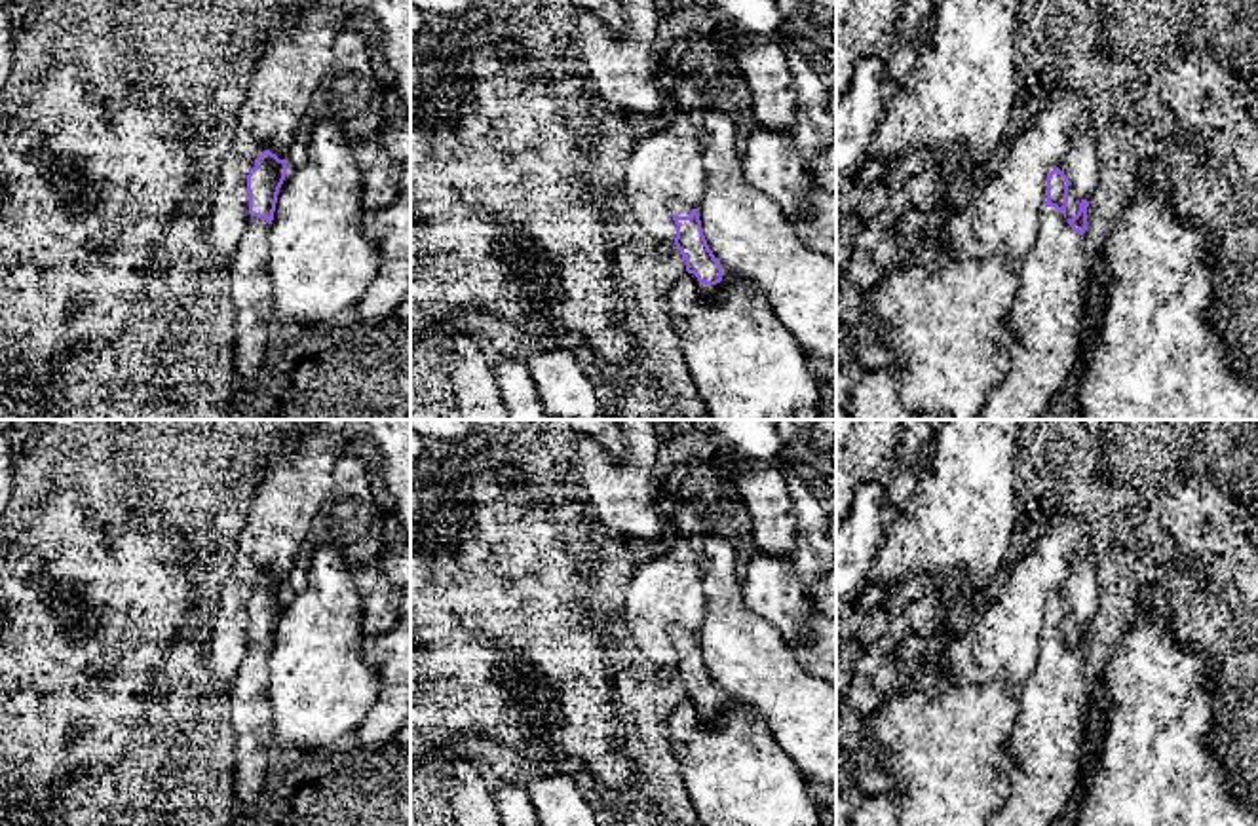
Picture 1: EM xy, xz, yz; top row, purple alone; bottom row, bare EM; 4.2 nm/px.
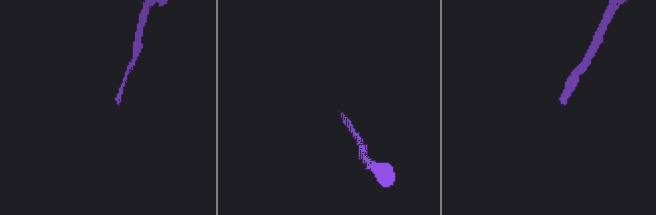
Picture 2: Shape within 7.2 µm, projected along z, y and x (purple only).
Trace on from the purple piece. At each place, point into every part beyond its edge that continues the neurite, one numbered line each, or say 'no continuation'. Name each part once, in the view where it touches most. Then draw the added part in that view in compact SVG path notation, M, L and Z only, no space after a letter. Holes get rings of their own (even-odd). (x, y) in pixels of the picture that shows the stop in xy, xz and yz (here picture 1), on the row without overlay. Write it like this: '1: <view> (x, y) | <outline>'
1: yz (1048, 749) | M1045 632L1038 663L1020 685L1020 718L1007 744L1011 796L986 826L1051 826L1077 796L1093 716L1081 661Z

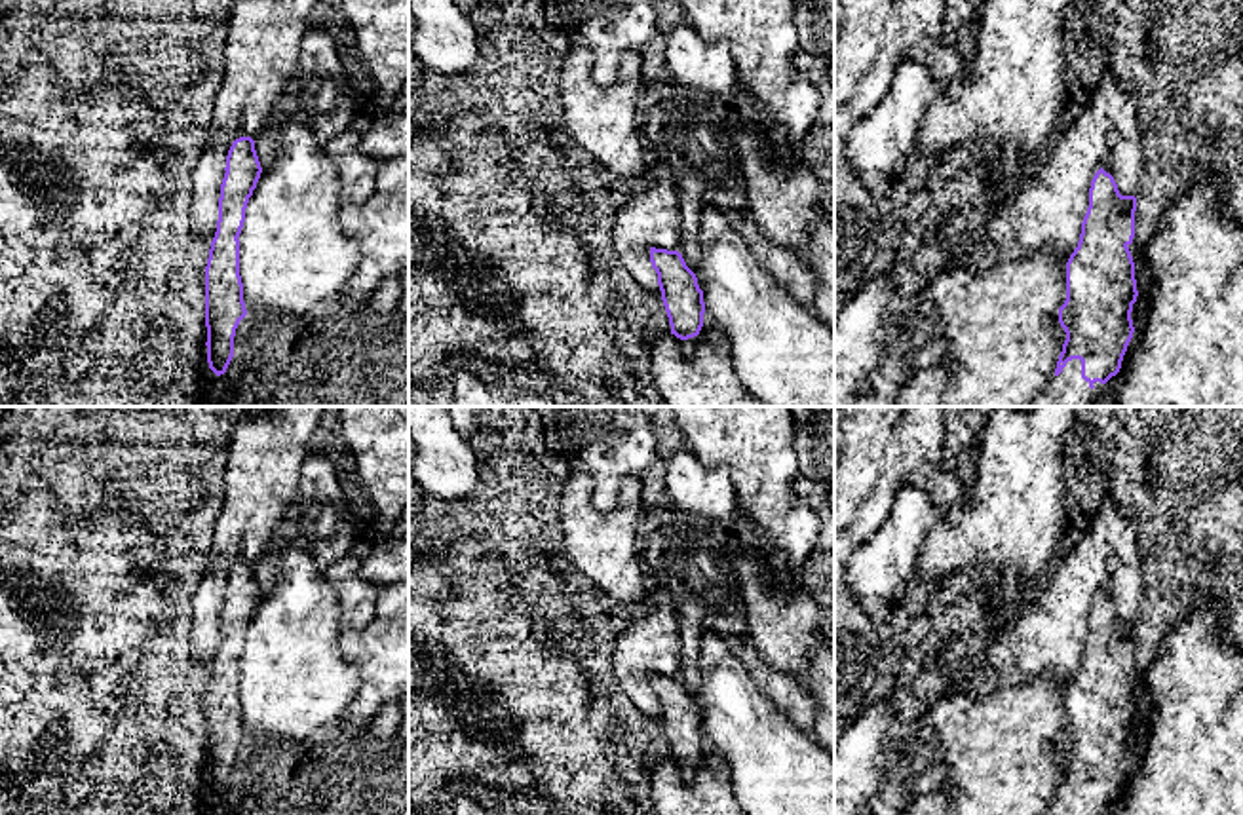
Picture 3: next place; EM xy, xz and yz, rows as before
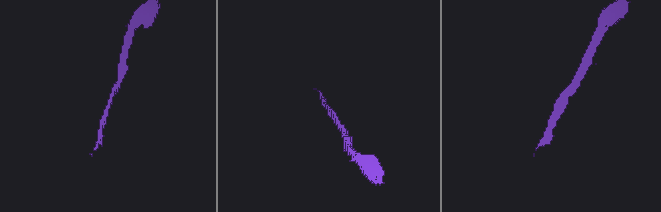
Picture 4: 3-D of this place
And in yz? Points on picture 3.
1: yz (1070, 804) | M1081 787L1066 788L1059 802L1053 802L1043 815L1091 815L1089 807L1081 804Z

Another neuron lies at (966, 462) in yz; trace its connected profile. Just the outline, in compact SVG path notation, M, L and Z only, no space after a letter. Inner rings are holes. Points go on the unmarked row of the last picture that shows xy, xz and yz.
M975 433L971 443L958 452L954 462L954 471L962 483L962 488L975 488L977 484L977 446L979 446L979 435Z

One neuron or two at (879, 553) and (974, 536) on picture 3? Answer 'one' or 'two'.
two

